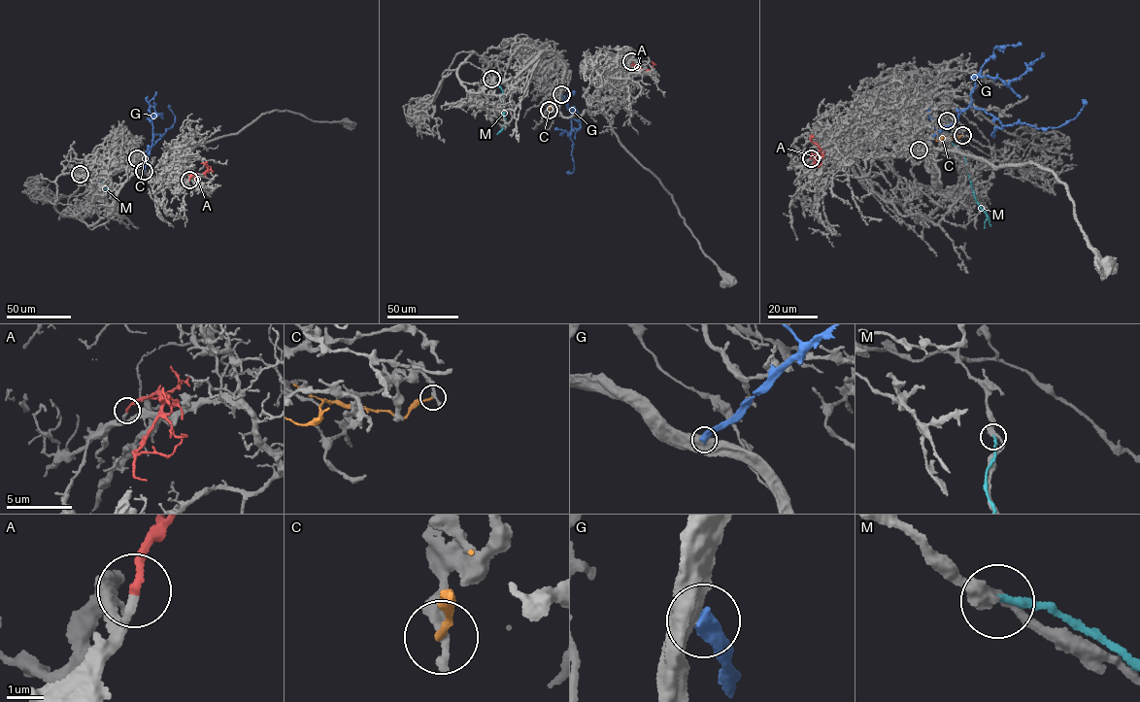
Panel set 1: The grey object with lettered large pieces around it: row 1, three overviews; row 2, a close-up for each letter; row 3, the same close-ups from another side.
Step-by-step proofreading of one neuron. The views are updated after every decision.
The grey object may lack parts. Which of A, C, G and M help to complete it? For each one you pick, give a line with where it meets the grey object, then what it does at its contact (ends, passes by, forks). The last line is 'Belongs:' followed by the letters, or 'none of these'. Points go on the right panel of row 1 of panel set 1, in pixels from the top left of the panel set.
A: (811, 158) | it ends
Belongs: A

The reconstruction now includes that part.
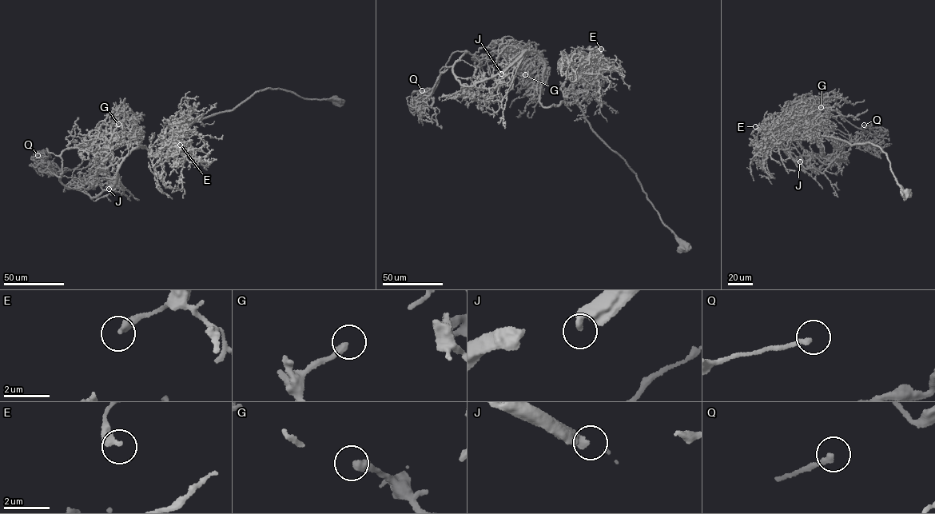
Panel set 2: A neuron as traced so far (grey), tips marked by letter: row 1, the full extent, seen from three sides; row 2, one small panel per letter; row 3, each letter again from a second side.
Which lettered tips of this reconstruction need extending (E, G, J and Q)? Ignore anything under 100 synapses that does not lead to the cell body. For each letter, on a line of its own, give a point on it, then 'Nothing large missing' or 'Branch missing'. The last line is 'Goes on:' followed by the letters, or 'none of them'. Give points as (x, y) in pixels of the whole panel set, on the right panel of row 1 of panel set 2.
E: Place: (755, 126). Nothing large missing
G: Place: (821, 107). Nothing large missing
J: Place: (800, 161). Nothing large missing
Q: Place: (864, 125). Nothing large missing
Goes on: none of them

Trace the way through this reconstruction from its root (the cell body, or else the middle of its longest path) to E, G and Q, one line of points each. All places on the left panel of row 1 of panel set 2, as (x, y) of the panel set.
E: (337, 101), (260, 90), (185, 127), (170, 145), (187, 154), (188, 141), (180, 145)
G: (337, 101), (260, 90), (184, 127), (158, 154), (118, 124)
Q: (337, 101), (270, 88), (184, 127), (158, 154), (89, 135), (95, 144), (37, 155)

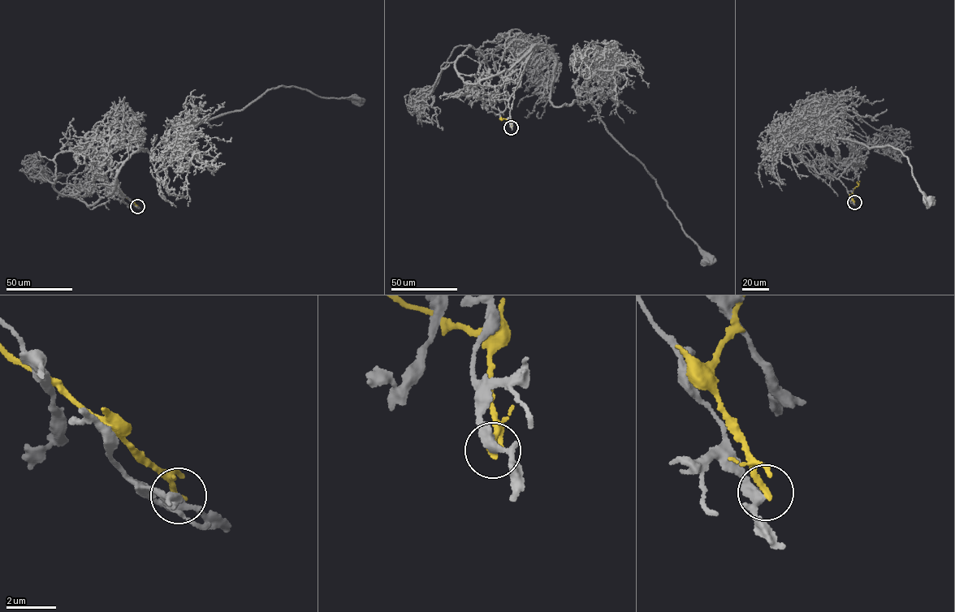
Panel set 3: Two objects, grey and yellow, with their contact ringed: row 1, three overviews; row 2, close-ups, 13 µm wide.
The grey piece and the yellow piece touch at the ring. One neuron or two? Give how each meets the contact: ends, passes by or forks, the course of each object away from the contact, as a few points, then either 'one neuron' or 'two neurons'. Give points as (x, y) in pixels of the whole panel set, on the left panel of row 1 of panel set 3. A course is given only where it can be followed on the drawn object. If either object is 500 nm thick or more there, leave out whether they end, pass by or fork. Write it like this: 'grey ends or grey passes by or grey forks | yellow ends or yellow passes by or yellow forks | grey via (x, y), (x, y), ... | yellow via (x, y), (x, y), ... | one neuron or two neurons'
grey passes by | yellow ends | grey via (137, 206), (120, 196), (116, 178), (141, 148), (162, 158), (199, 123), (240, 111), (283, 85), (357, 100) | yellow via (137, 206), (119, 189) | two neurons

